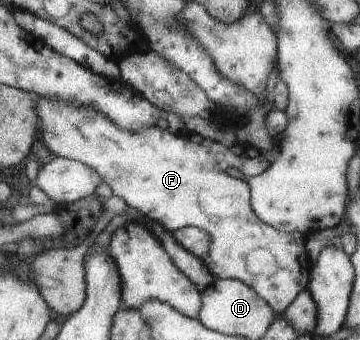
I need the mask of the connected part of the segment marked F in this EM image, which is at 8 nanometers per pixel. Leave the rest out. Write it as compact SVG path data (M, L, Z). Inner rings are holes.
M29 93L29 96L36 102L37 105L37 114L39 120L39 132L43 135L43 142L45 142L46 146L56 154L57 157L63 157L66 159L73 159L75 161L81 162L85 164L85 166L89 166L91 170L95 171L96 174L101 176L102 182L105 182L109 188L113 191L113 195L118 196L123 199L125 203L127 203L127 207L134 208L141 215L145 214L151 220L155 220L164 226L166 230L171 232L175 232L177 229L182 229L183 226L191 226L193 225L203 232L207 232L211 242L209 243L209 248L207 252L202 256L202 261L204 265L209 269L209 272L216 278L222 279L235 279L248 284L269 306L273 309L273 312L277 316L283 316L285 310L290 304L293 304L297 295L307 289L308 282L310 281L310 269L311 262L308 258L308 254L305 250L306 245L306 235L301 232L291 232L290 234L286 234L283 232L279 232L275 228L269 226L265 222L262 222L254 213L253 210L249 206L249 197L250 197L250 189L249 189L249 180L255 178L255 176L259 176L259 174L265 173L265 170L270 166L270 155L264 155L260 153L257 149L252 146L231 146L227 147L220 142L215 142L211 140L207 140L207 138L202 138L196 133L191 132L181 132L177 134L172 134L169 130L162 130L158 126L155 128L145 128L143 132L139 132L139 134L133 134L133 132L125 132L125 130L121 130L121 128L117 128L117 124L113 124L113 120L109 120L109 118L105 118L101 112L95 112L91 106L75 106L75 104L67 105L66 103L62 103L57 99L42 99L40 96L36 96L33 93ZM263 247L267 248L273 256L275 256L277 261L277 270L273 272L272 276L266 276L263 274L251 274L249 270L247 270L247 255L253 250L257 250L257 248Z

